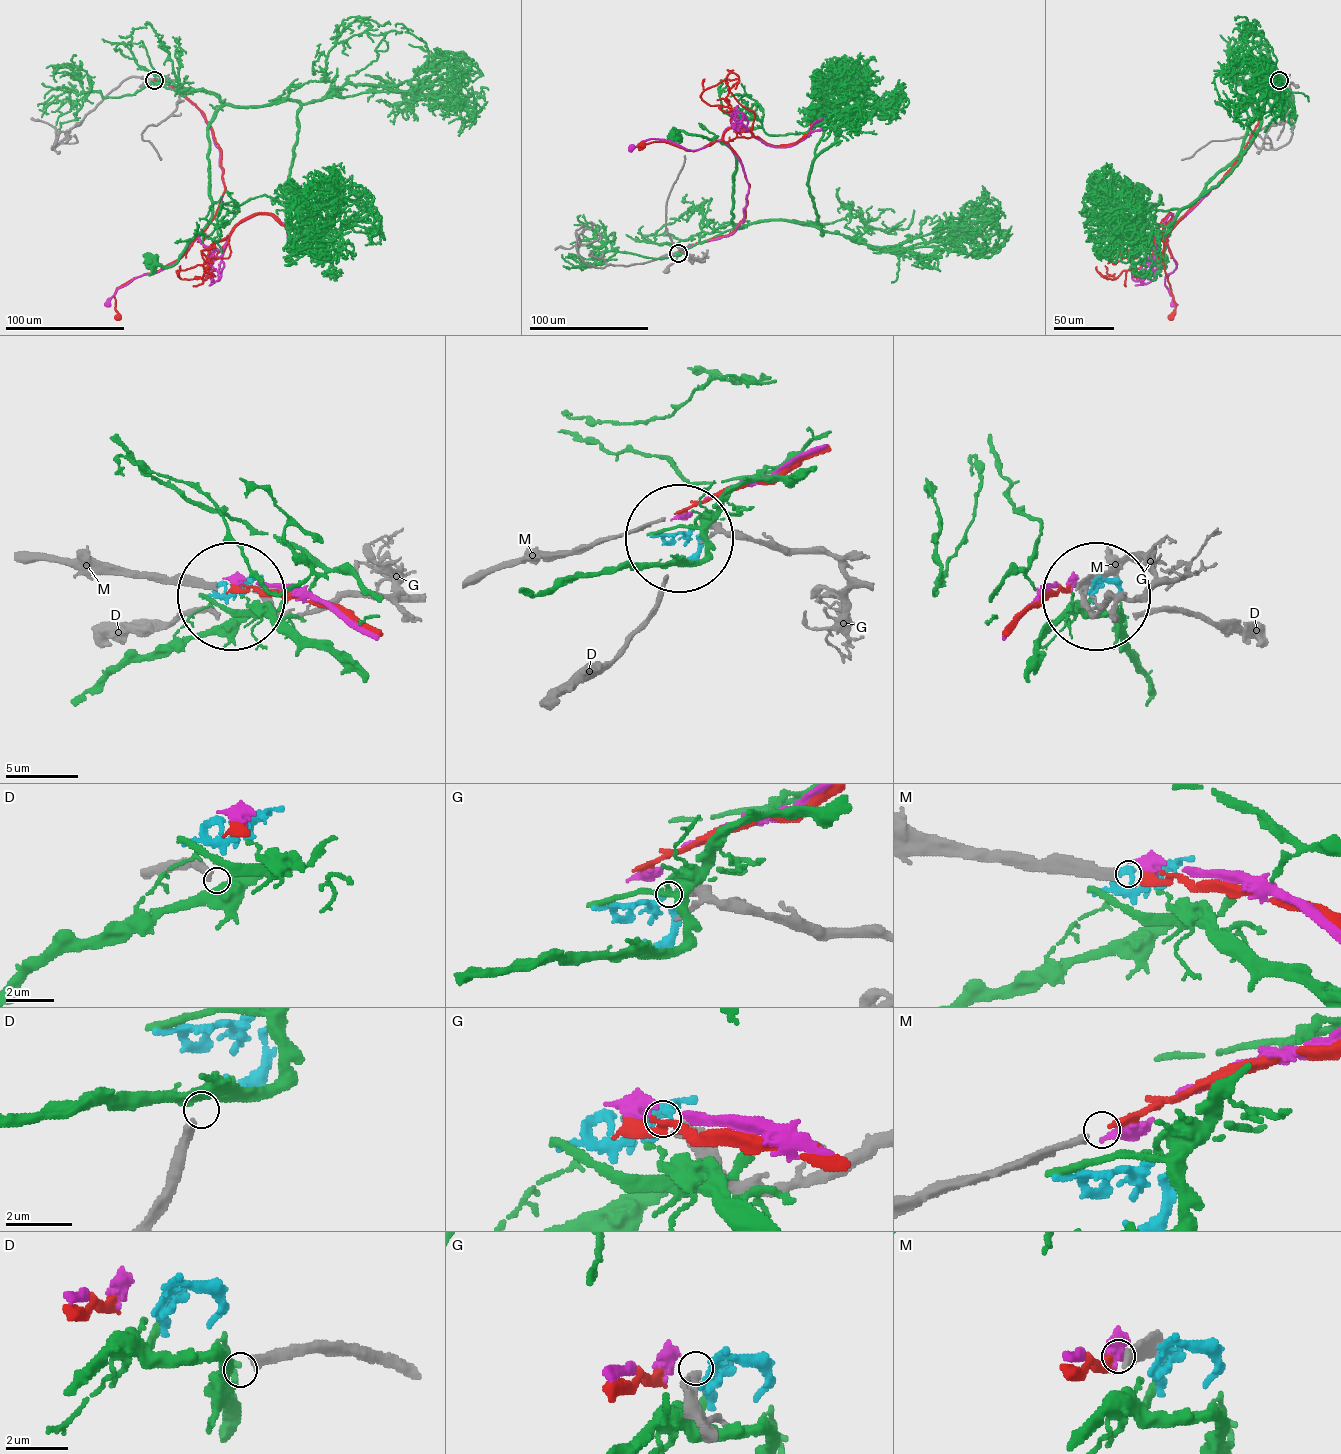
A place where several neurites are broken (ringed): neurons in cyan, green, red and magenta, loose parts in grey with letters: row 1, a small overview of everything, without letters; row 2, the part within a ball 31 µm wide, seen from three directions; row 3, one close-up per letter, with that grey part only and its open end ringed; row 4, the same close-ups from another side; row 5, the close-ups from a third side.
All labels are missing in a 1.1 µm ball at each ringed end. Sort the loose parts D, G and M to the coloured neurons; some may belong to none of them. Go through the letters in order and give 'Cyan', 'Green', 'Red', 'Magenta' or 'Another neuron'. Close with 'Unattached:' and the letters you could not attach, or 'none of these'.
D: Another neuron
G: Cyan
M: Red
Unattached: D

